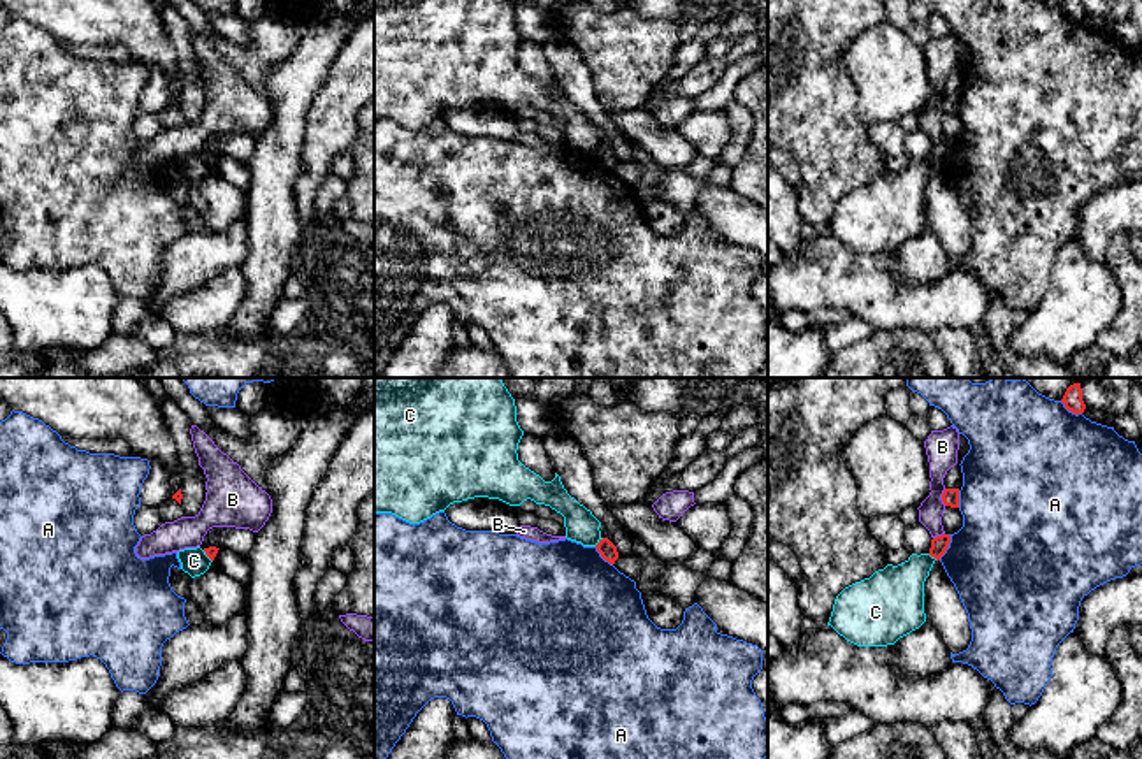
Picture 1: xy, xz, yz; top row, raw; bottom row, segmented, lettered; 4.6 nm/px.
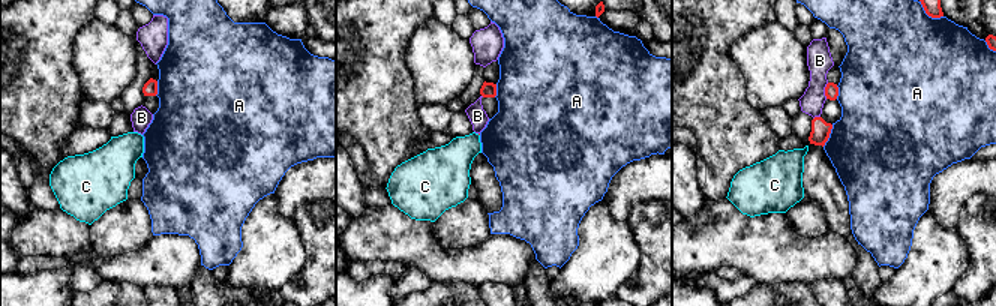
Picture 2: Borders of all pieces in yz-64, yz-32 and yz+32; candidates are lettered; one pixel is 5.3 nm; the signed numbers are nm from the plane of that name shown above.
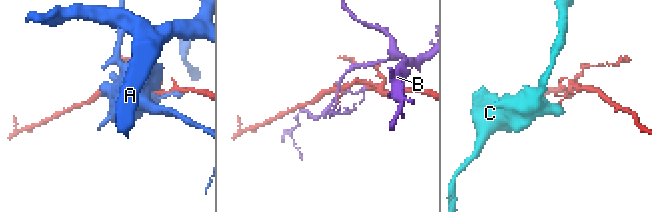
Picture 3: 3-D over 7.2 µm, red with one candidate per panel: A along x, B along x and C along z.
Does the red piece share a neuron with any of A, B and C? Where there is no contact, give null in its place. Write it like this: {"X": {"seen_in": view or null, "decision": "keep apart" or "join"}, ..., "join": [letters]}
{"A": {"seen_in": "yz", "decision": "keep apart"}, "B": {"seen_in": "yz", "decision": "keep apart"}, "C": {"seen_in": "xz", "decision": "keep apart"}, "join": []}

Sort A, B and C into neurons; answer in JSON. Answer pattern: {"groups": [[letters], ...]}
{"groups": [["A"], ["B"], ["C"]]}

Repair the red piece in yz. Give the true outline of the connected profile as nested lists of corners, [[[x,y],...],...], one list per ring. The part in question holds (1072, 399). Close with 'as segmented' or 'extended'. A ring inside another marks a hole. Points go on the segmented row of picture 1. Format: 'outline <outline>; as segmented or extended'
outline [[[1073,383],[1066,388],[1061,402],[1065,404],[1065,408],[1075,415],[1084,413],[1086,404],[1082,401],[1082,388],[1081,383]]]; as segmented

